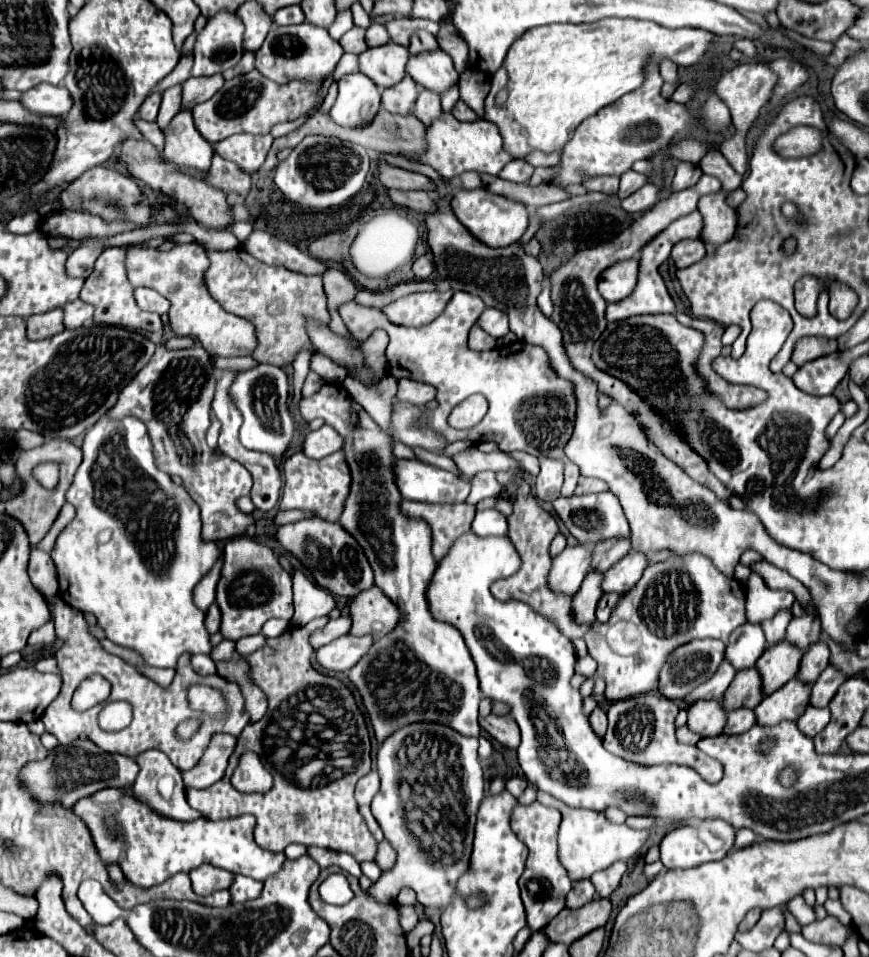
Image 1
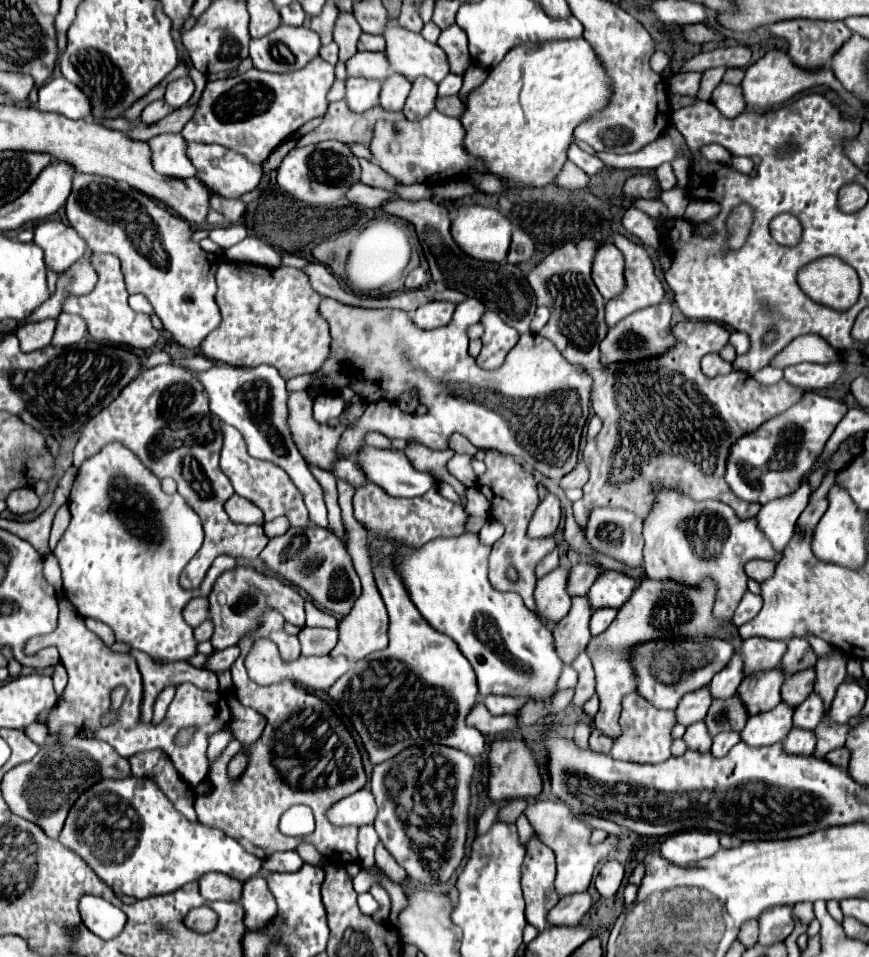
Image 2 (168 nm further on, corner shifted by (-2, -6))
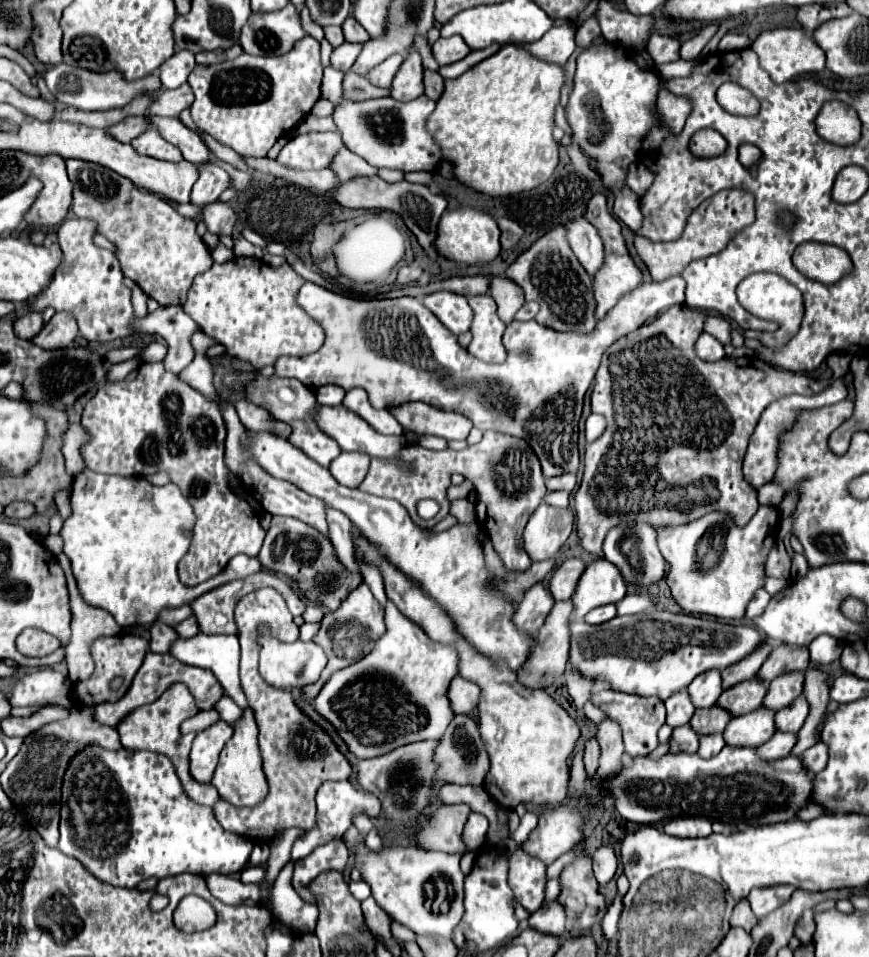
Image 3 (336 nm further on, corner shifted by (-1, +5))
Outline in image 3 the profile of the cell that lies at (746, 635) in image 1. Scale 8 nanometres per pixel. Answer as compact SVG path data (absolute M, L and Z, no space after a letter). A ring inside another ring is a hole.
M712 669L710 673L702 673L702 677L696 677L688 687L690 701L694 703L696 709L712 707L718 701L720 693L722 693L722 677L716 669Z

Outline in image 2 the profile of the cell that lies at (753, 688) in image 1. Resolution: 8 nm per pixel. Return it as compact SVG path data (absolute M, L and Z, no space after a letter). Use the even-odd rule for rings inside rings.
M733 694L727 700L713 700L705 716L705 724L709 732L715 736L721 730L743 730L747 724L747 718L749 714L743 700L739 698L739 694Z

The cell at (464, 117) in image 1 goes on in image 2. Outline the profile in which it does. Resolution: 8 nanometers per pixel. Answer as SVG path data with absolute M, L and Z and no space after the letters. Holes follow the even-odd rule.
M449 96L449 98L437 98L437 110L445 116L461 118L465 112L465 106L463 106L459 96Z

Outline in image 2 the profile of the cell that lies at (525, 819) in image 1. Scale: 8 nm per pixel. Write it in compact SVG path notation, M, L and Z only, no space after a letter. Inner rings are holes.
M535 834L527 842L527 856L523 862L523 896L525 896L525 916L539 932L549 926L547 914L559 902L555 892L555 856L549 846L541 842Z

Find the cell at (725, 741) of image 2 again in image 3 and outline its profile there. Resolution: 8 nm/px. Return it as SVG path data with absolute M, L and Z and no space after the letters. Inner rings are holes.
M704 735L700 737L700 747L698 747L698 755L700 757L714 757L720 753L720 749L724 747L724 739L722 735Z

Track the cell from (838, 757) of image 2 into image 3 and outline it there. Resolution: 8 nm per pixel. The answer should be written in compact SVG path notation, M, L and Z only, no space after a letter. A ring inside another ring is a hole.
M816 743L814 747L810 747L802 753L802 765L806 767L806 771L810 775L820 773L826 767L826 761L828 761L828 753L826 753L826 745L822 745L822 743Z

